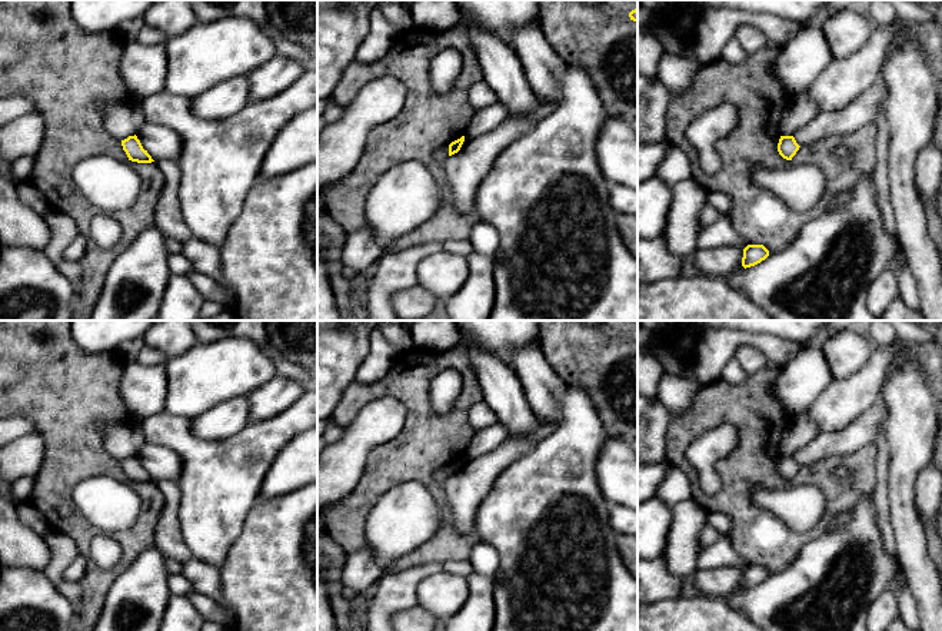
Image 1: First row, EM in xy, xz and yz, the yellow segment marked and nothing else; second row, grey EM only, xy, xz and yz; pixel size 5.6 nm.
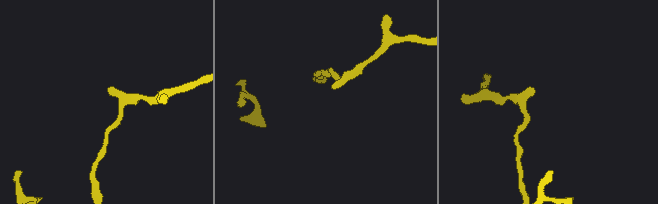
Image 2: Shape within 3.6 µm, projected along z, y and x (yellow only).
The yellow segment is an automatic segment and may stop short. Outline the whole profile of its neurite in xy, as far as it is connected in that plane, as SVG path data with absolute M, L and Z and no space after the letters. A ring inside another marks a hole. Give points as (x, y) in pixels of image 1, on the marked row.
M129 136L127 139L122 140L123 150L126 152L129 160L137 163L152 163L154 162L147 150L143 149L137 136Z

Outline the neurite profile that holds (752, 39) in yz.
M750 24L739 26L735 33L735 39L749 54L758 53L766 47L768 43L765 31Z

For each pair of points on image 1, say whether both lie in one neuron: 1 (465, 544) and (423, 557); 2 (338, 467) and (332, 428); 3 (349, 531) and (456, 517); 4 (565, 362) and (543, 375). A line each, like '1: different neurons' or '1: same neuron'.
1: same neuron
2: different neurons
3: different neurons
4: different neurons

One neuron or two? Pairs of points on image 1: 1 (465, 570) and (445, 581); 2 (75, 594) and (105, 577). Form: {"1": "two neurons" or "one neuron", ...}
{"1": "two neurons", "2": "two neurons"}

